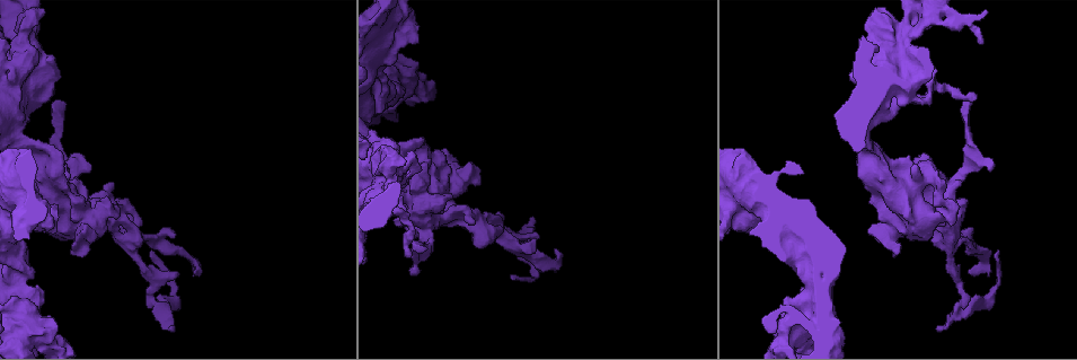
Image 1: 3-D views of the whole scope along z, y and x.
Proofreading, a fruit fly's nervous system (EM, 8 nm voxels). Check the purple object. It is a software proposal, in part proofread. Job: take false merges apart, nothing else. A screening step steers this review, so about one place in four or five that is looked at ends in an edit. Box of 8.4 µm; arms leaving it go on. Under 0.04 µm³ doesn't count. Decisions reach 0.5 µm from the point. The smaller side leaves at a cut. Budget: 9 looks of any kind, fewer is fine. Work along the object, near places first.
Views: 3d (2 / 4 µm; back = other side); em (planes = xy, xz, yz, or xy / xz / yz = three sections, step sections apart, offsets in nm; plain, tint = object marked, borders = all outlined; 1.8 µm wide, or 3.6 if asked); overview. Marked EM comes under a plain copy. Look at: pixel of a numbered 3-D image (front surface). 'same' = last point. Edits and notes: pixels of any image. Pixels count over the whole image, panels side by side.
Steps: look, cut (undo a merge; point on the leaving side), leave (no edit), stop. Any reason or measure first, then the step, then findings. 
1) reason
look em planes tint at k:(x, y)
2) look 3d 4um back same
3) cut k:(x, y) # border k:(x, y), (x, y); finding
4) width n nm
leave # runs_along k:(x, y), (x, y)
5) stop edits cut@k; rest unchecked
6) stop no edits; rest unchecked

narrows sharply
look em planes tint at 1:(134, 241)

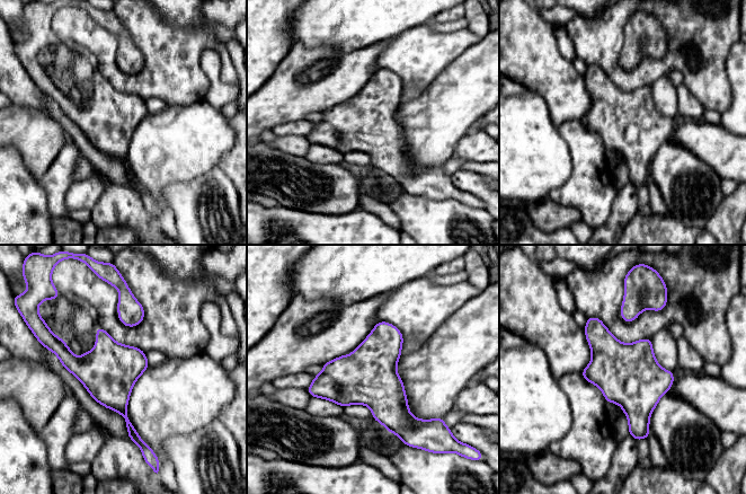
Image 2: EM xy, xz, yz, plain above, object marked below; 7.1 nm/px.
leave # one cell here

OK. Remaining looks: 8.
touches itself
look 3d 4um back at 1:(20, 308)

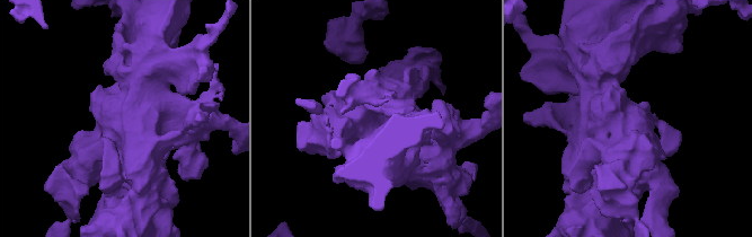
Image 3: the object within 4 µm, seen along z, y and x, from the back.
look em 3.6um planes tint at 3:(629, 120)

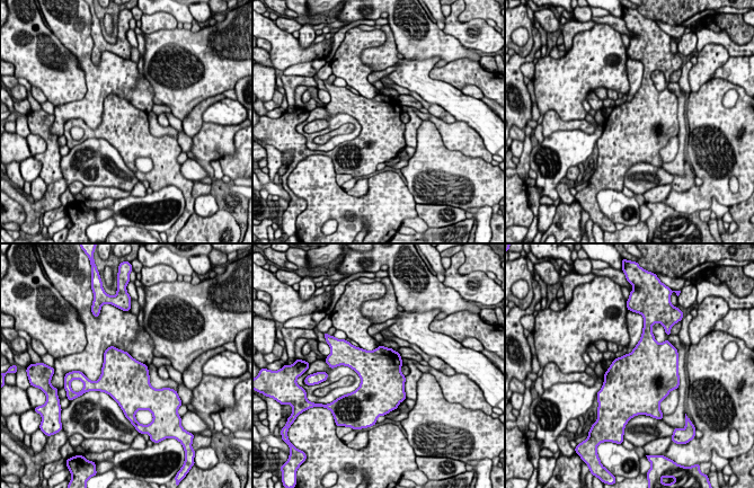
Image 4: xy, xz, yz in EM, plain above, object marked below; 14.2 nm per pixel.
width 600 nm
leave # one cell here

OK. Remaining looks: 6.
sudden change in width
look em 3.6um planes tint at 1:(740, 224)

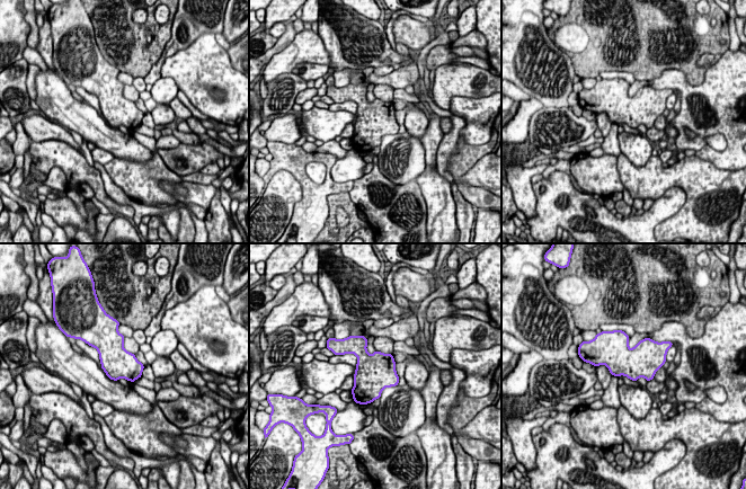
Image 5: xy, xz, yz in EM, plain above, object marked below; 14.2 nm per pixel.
width 440 nm
leave # all the same cell

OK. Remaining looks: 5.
thick turns thin
look em 3.6um xz step 8 tint at 1:(388, 175)

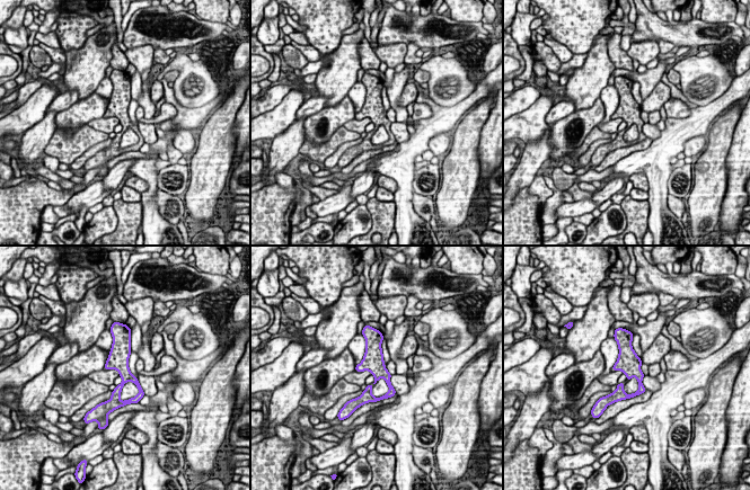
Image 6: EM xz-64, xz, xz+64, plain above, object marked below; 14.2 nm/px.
look em 3.6um planes tint same

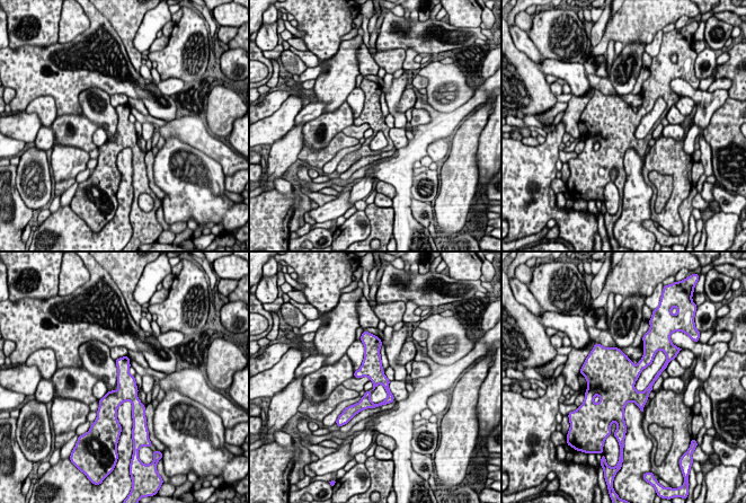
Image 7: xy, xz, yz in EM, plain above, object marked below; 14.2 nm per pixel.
leave # runs_along 7:(374, 345), (374, 387), (361, 406); all the same cell

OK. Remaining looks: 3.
stop no edits; rest unchecked

